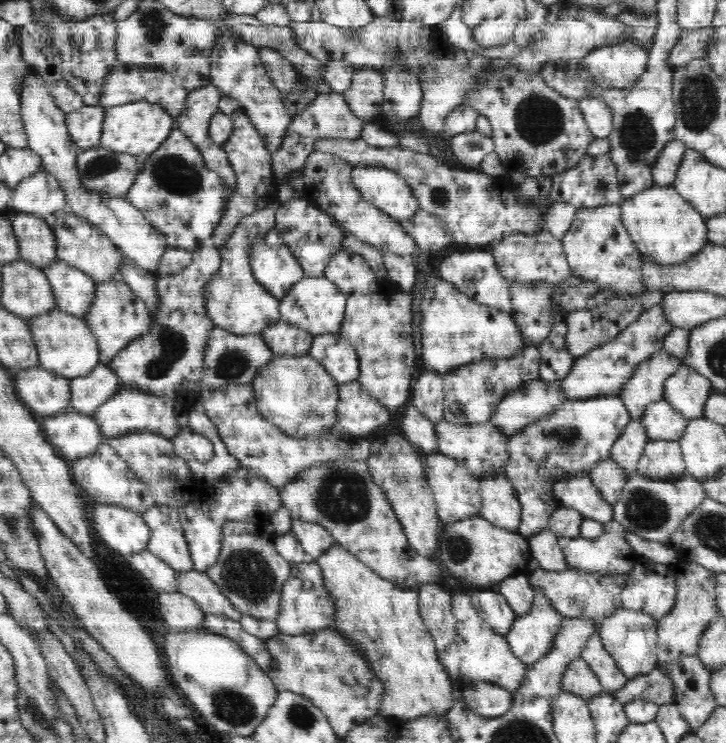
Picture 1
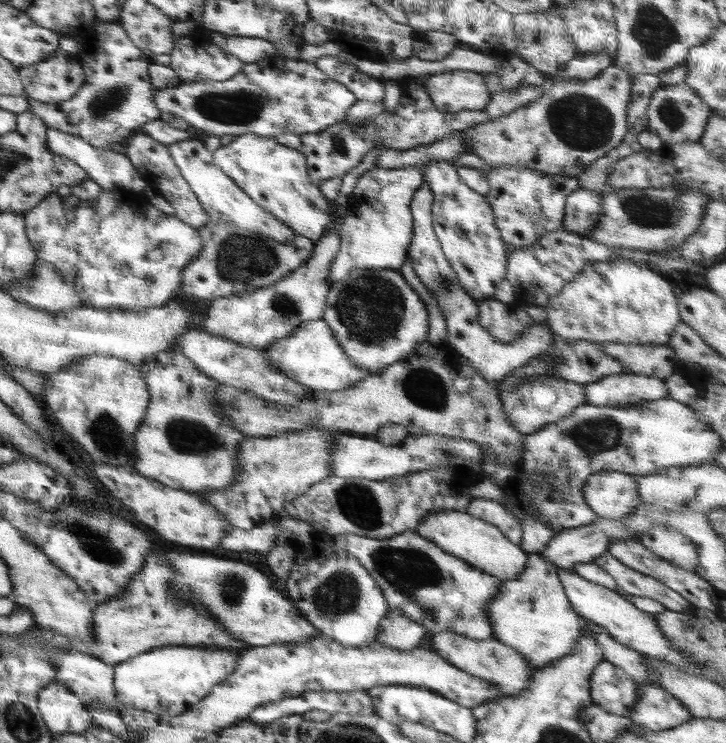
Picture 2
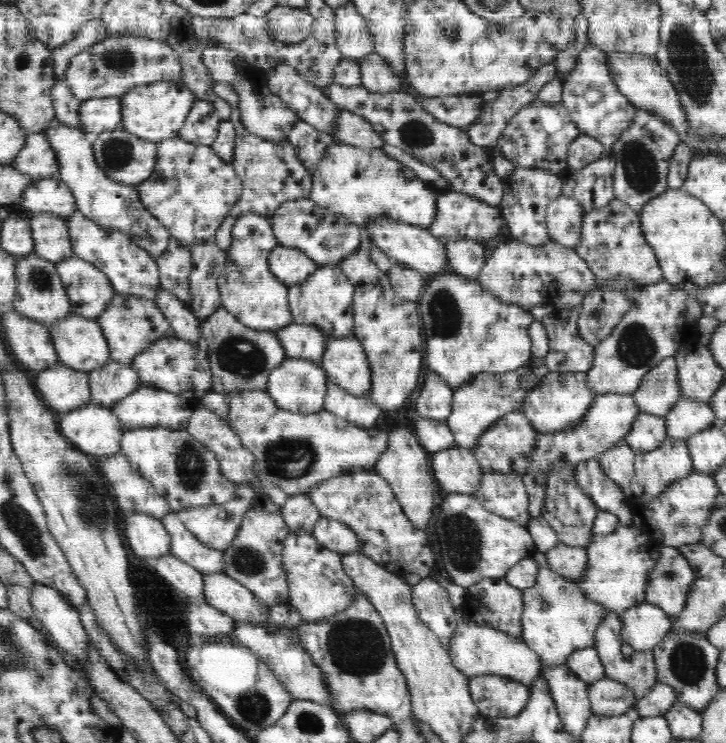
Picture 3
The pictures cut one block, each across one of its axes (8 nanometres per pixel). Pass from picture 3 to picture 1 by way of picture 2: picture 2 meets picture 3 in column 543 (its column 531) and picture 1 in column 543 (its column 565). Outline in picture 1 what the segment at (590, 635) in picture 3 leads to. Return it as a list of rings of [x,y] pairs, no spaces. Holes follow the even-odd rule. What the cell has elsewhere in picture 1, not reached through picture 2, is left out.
[[[536,589],[530,610],[517,617],[505,637],[514,655],[531,666],[550,652],[564,620],[566,617],[552,608],[548,597]]]

